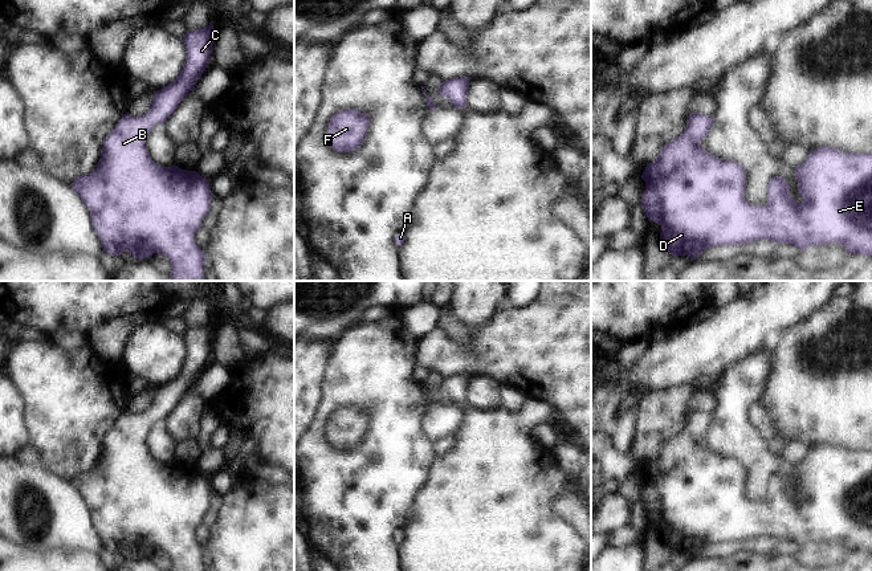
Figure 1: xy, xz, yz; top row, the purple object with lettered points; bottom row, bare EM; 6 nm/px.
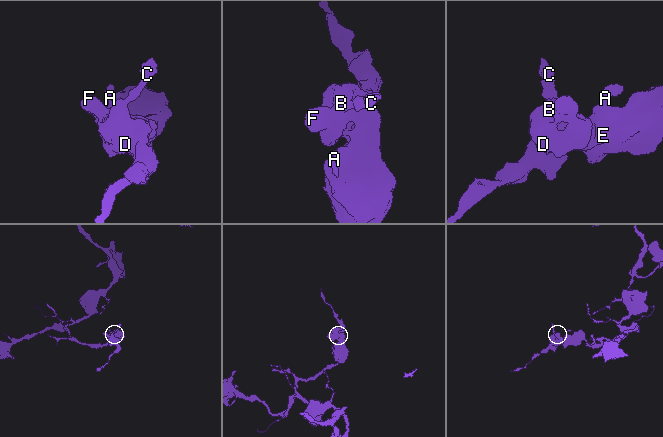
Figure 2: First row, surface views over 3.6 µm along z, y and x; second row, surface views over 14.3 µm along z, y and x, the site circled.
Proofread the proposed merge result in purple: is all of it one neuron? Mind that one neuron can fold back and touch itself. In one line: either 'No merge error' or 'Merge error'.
No merge error

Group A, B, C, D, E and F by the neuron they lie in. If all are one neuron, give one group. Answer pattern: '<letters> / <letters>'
A B C D E F

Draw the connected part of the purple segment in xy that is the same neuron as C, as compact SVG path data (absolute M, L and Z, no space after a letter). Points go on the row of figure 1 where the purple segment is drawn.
M211 23L208 26L186 33L183 37L186 61L180 74L163 89L154 91L152 106L146 114L136 118L125 114L103 140L98 167L89 176L78 176L70 184L90 211L90 220L103 252L113 256L129 252L139 260L162 253L172 265L170 276L174 281L204 281L203 269L207 257L195 244L193 234L209 211L213 193L209 182L196 171L155 163L146 140L151 129L167 121L205 72L215 33L216 29Z

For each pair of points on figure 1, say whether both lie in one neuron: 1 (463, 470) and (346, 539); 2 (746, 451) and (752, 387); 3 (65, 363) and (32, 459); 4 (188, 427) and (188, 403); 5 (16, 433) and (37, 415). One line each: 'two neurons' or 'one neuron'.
1: two neurons
2: one neuron
3: two neurons
4: one neuron
5: two neurons

